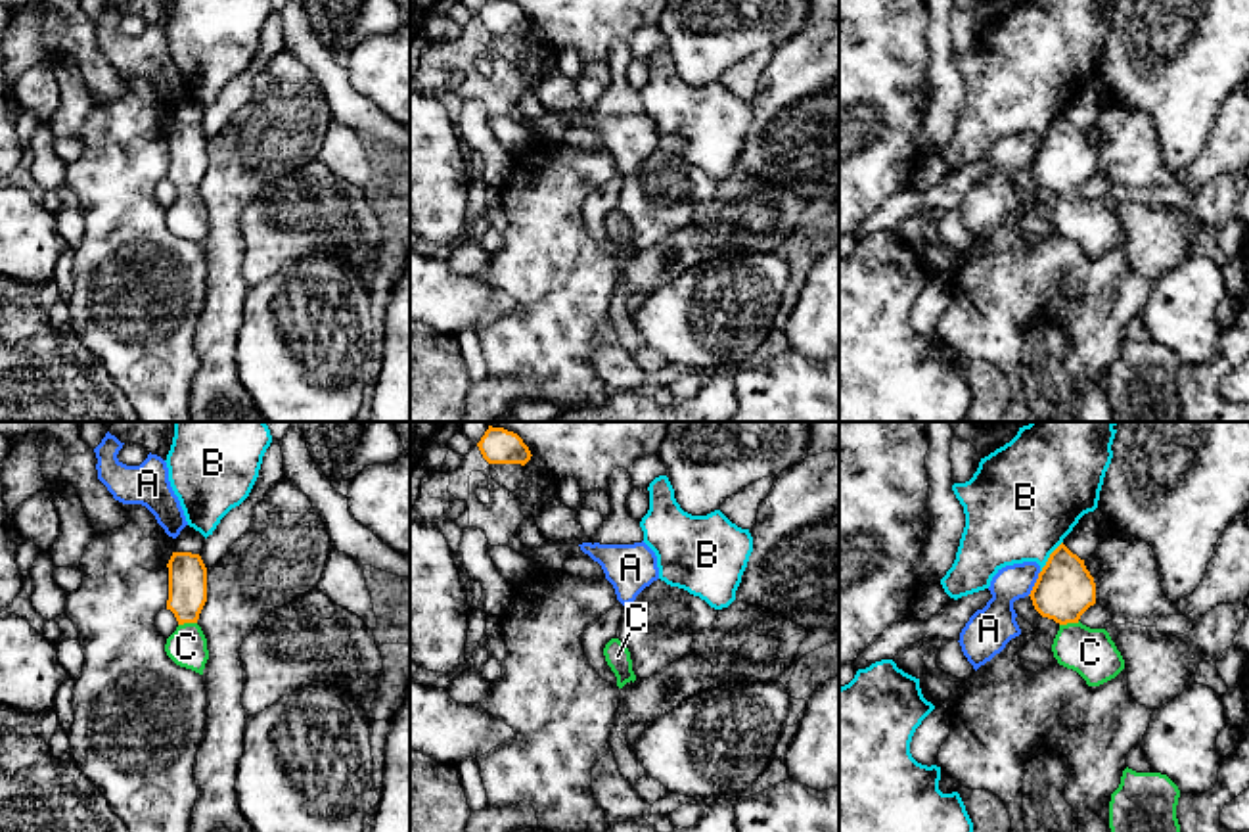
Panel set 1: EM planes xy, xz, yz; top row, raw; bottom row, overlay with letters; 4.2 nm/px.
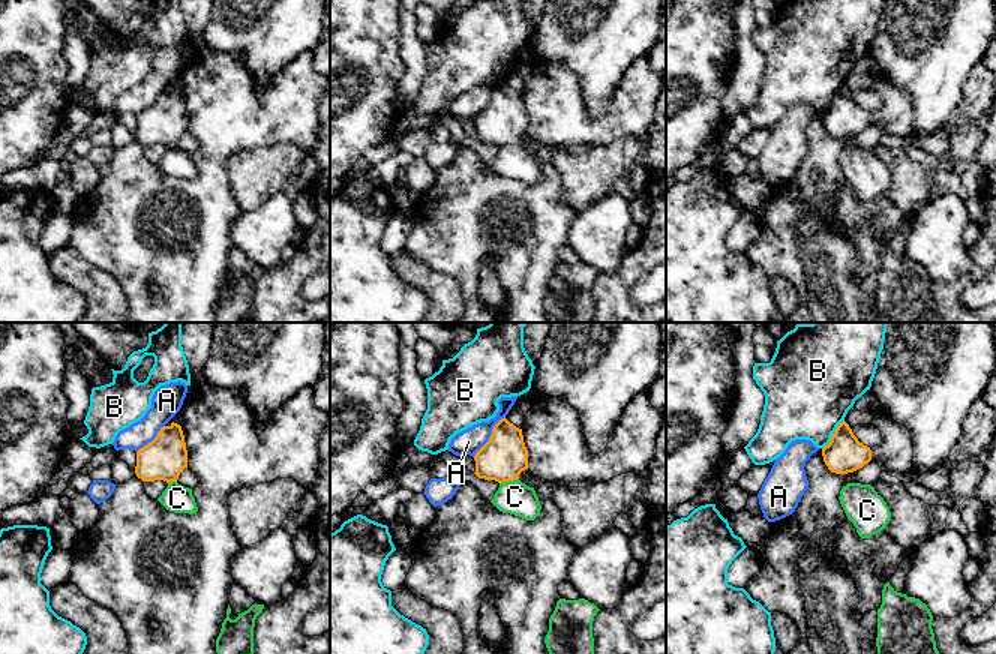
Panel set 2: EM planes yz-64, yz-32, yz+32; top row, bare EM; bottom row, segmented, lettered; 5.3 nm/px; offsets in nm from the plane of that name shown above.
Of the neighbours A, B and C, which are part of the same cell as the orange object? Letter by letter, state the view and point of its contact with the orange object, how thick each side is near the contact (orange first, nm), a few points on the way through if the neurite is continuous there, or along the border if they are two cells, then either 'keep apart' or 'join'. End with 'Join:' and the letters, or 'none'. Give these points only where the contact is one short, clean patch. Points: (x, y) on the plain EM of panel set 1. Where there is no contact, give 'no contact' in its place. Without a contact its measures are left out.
A: meets orange in yz at (1035, 154); 240 nm thick on the orange side, 180 nm on the other; border along yz (1041, 142), (1027, 165); keep apart
B: meets orange in yz at (1050, 127); 240 nm thick on the orange side, 460 nm on the other; keep apart
C: meets orange in yz at (1069, 192); 240 nm thick on the orange side, 200 nm on the other; join
Join: C

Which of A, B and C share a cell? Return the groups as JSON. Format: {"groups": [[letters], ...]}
{"groups": [["A"], ["B"], ["C"]]}

